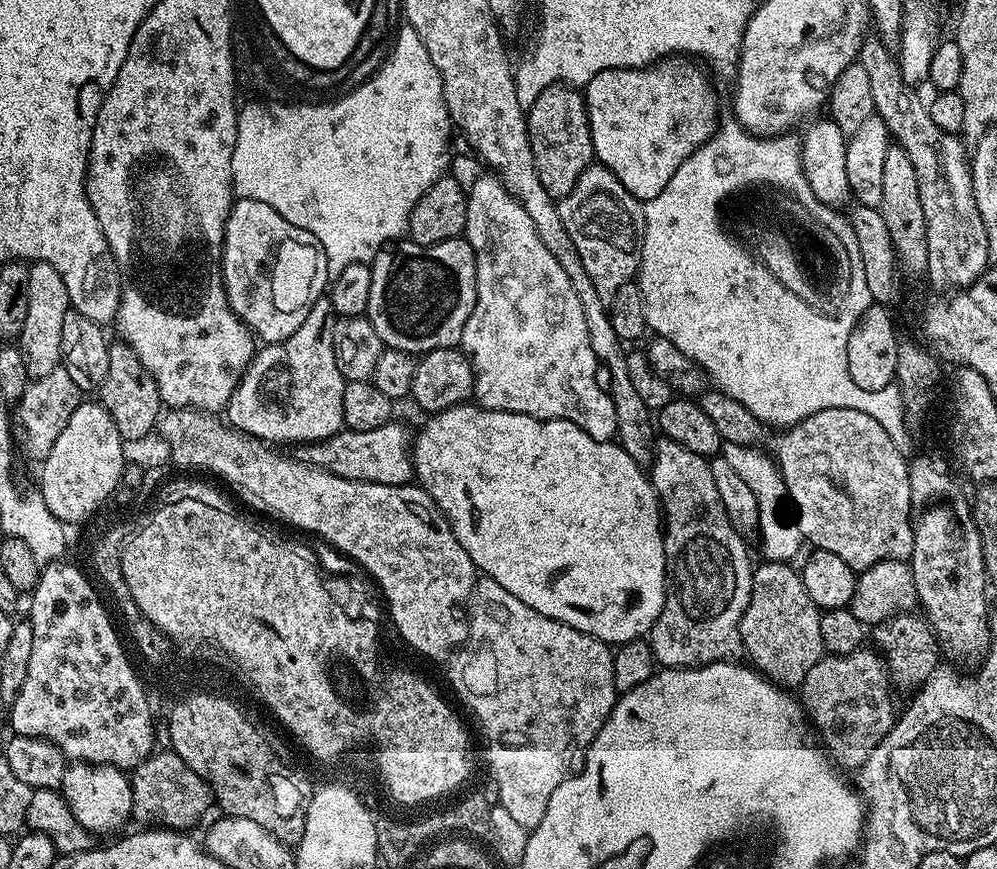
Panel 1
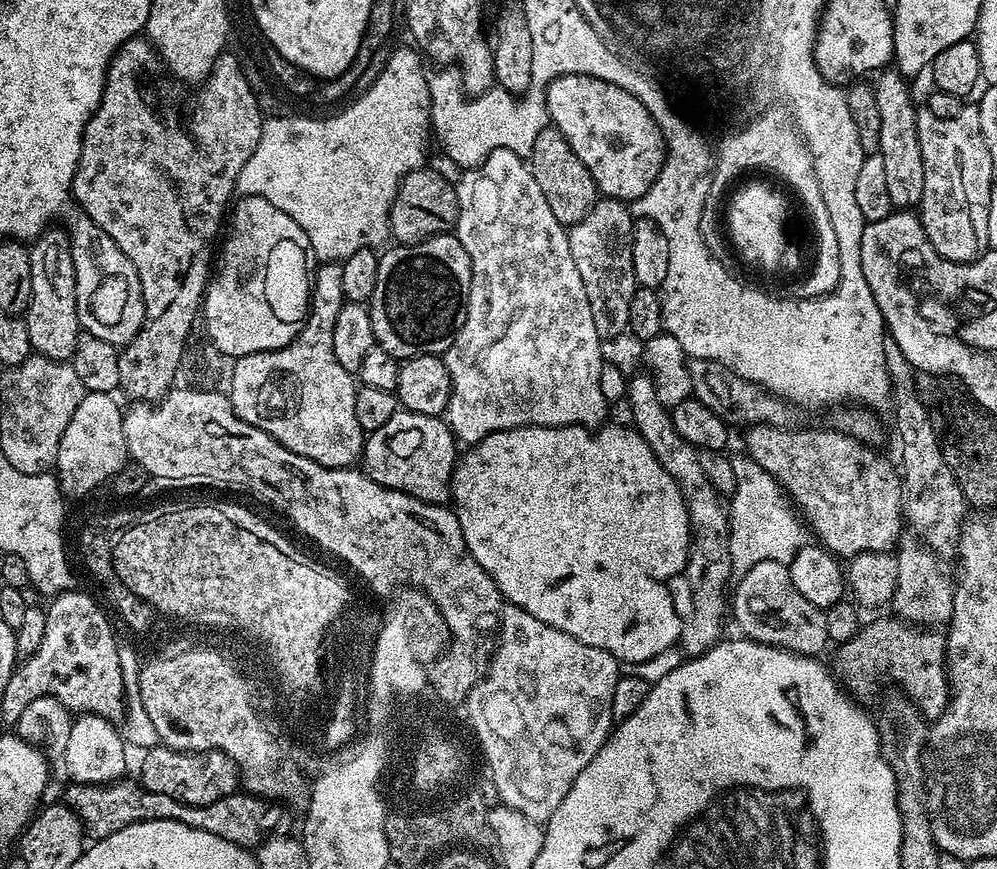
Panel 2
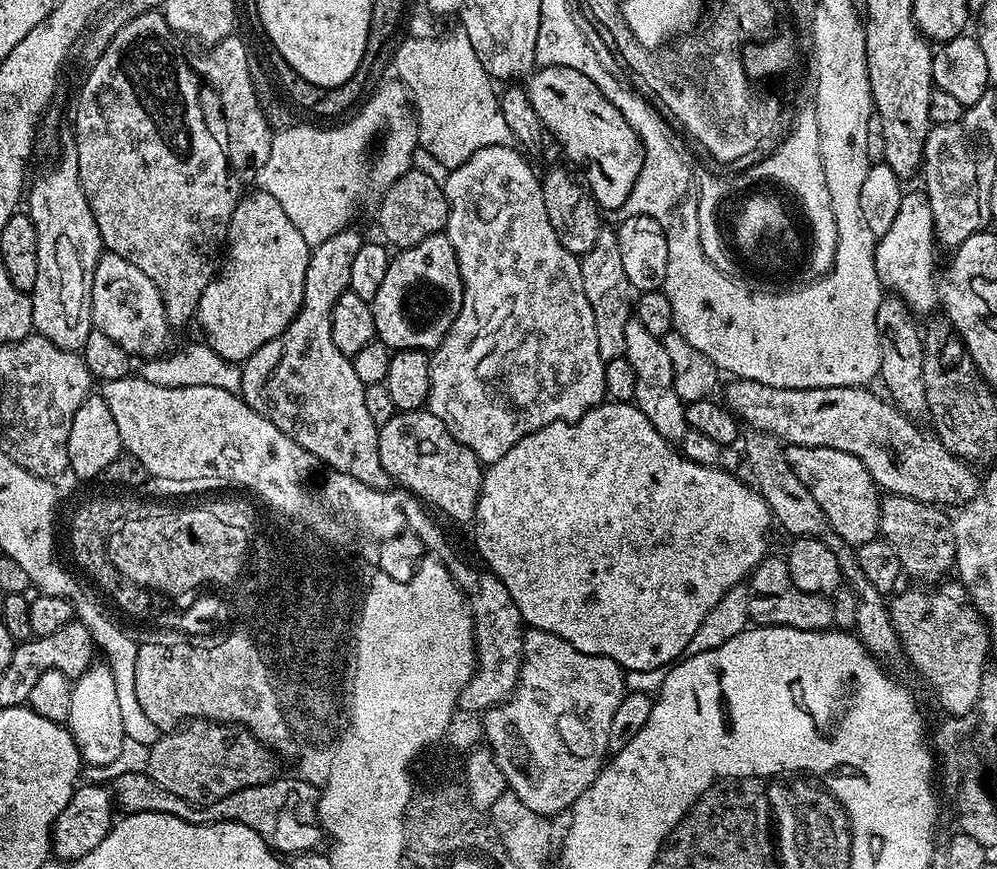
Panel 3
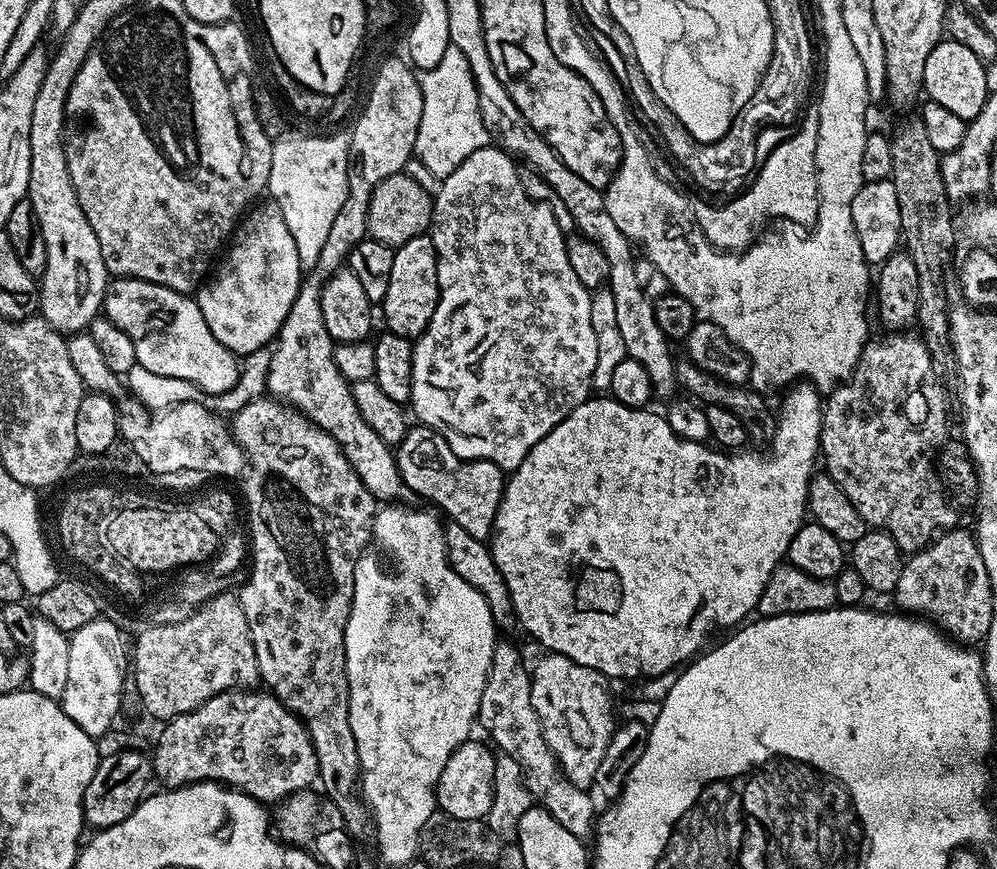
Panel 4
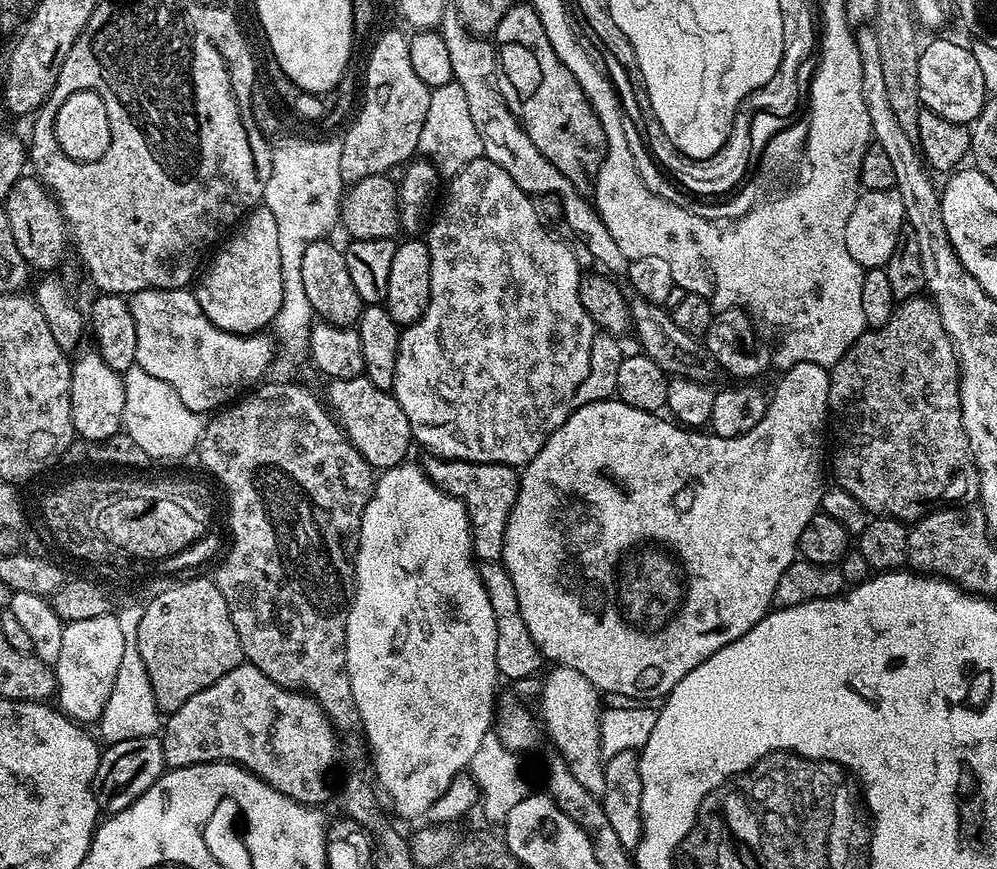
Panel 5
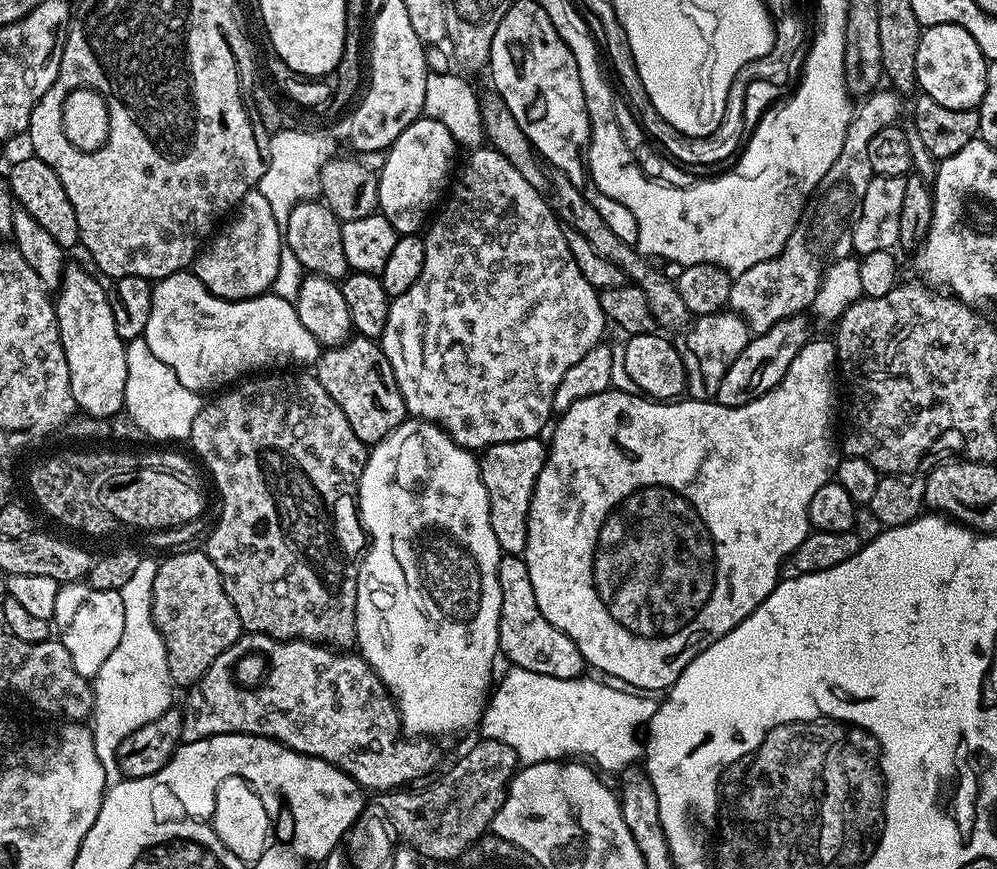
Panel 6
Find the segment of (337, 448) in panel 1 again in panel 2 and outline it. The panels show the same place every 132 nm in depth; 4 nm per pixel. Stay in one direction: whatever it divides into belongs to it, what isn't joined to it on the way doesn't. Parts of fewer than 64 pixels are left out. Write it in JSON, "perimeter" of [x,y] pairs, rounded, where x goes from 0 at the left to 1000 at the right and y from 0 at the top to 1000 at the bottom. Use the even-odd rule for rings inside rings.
{"perimeter":[[[398,472],[387,490],[368,498],[363,539],[385,562],[406,566],[428,580],[445,580],[450,574],[453,545],[459,533],[457,516],[459,511],[453,496],[441,479]]]}

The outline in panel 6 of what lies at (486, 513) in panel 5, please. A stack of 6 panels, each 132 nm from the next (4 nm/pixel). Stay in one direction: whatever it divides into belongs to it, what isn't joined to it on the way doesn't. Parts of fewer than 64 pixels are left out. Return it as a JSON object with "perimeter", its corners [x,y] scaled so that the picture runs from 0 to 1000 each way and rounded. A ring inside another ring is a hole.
{"perimeter":[[[528,504],[516,511],[503,511],[496,517],[494,529],[485,529],[483,534],[485,558],[489,565],[489,575],[493,579],[493,609],[502,620],[503,636],[525,636],[530,613],[530,588],[538,558],[537,550],[532,550],[532,534],[538,529],[546,532],[548,513],[528,516]]]}

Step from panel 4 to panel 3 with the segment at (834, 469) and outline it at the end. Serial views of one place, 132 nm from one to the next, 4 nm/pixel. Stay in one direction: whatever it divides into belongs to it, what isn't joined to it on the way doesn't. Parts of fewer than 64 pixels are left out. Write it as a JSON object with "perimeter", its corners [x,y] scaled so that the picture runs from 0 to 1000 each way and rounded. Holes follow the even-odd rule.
{"perimeter":[[[888,570],[883,577],[883,610],[885,620],[897,631],[901,640],[906,662],[916,663],[927,674],[938,674],[943,672],[954,659],[959,651],[959,625],[957,624],[956,595],[950,594],[946,583],[937,580],[926,580],[920,575],[914,575],[908,571]]]}

